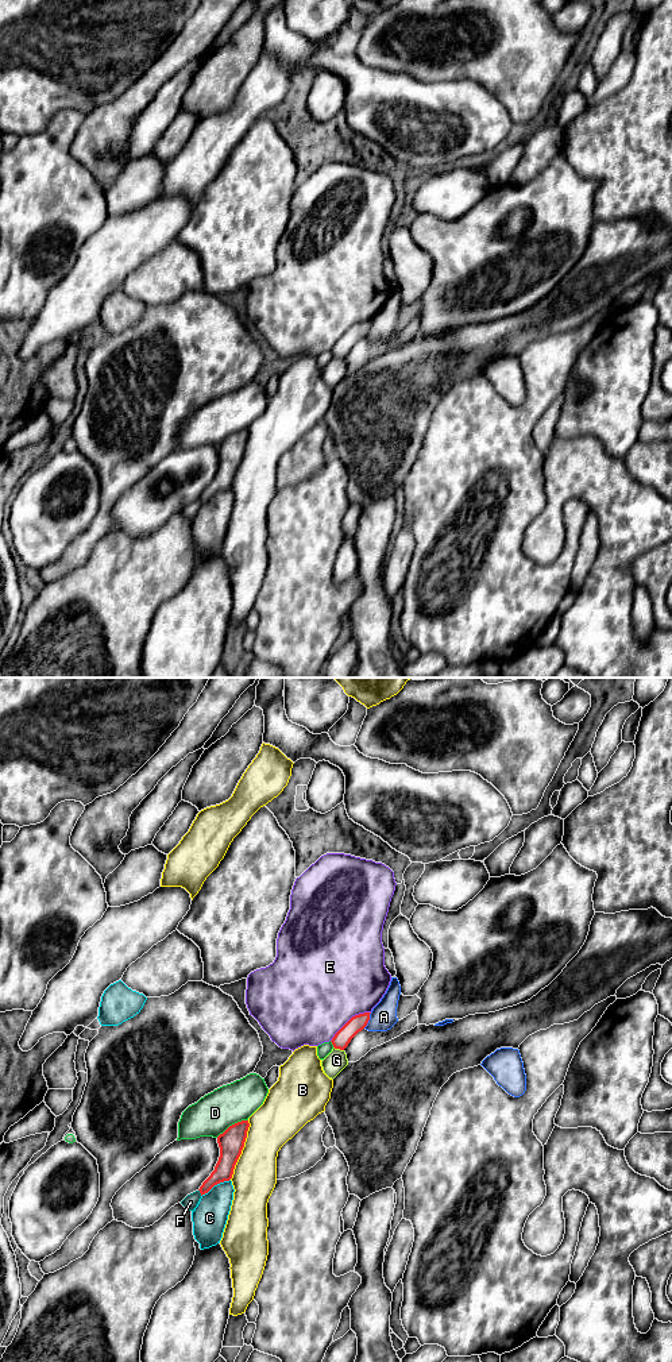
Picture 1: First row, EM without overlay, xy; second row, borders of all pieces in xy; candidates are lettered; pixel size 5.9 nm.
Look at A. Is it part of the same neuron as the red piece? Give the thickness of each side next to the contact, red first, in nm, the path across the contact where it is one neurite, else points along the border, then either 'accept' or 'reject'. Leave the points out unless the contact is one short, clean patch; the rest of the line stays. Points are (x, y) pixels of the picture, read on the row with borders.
100 nm thick on the red side, 160 nm on the other; border along xy (371, 1013), (363, 1027); reject

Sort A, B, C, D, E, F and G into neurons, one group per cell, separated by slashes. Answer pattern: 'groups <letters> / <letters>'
groups A G / B / C / D / E / F

